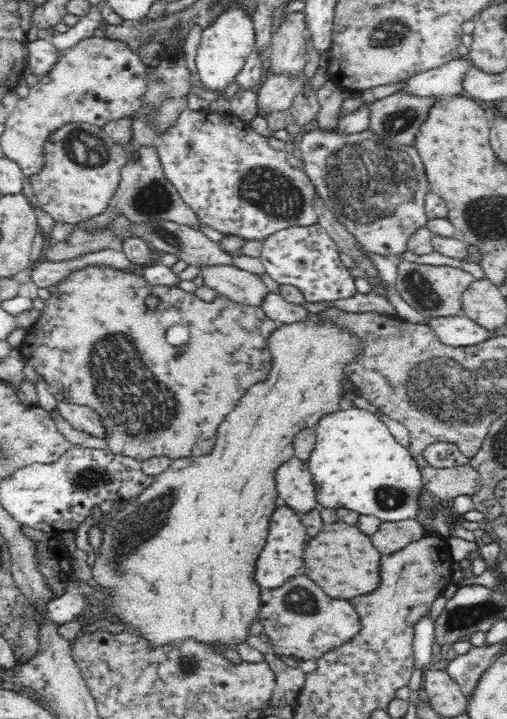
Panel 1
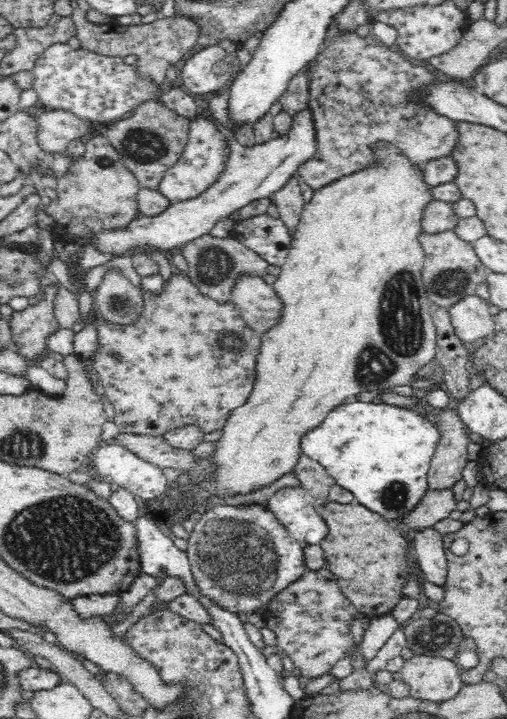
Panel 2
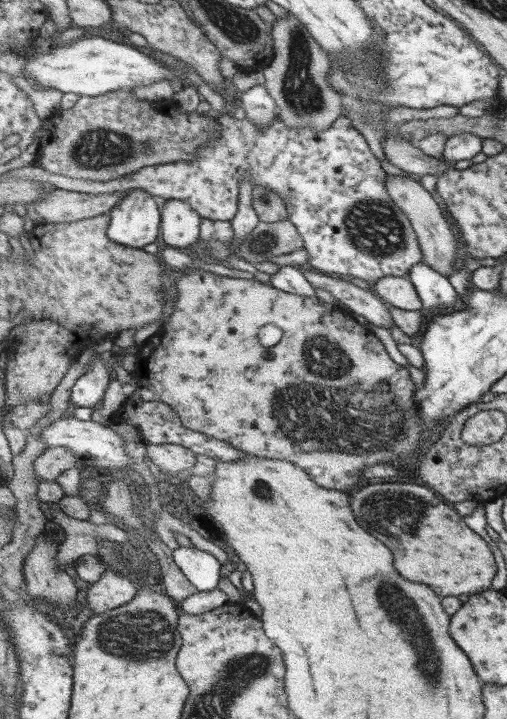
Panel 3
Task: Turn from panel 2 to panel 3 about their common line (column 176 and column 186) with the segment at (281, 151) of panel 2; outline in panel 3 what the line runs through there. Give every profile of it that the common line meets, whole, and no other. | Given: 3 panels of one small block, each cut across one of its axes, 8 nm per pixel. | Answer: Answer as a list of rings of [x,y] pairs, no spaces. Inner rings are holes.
[[[168,199],[162,208],[161,245],[189,251],[200,239],[202,216],[181,199]]]

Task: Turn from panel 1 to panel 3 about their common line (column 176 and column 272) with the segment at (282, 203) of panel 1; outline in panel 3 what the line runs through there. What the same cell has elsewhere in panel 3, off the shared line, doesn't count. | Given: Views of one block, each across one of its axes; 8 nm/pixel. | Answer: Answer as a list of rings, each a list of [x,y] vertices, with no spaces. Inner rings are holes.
[[[230,114],[216,115],[219,128],[219,136],[210,143],[198,148],[198,155],[194,161],[179,161],[142,168],[141,172],[124,176],[107,182],[95,182],[83,179],[71,178],[62,174],[50,173],[38,164],[30,164],[26,167],[6,172],[4,179],[18,179],[47,182],[56,189],[89,194],[113,194],[121,190],[145,189],[155,197],[165,199],[181,199],[187,201],[203,219],[230,221],[235,218],[239,210],[239,186],[241,180],[248,178],[252,186],[272,188],[288,206],[289,220],[295,224],[304,238],[304,248],[309,251],[308,263],[316,271],[332,276],[346,278],[356,277],[373,285],[385,276],[409,277],[413,266],[424,262],[424,254],[418,233],[414,229],[409,216],[394,201],[386,187],[389,174],[381,168],[379,158],[372,152],[368,140],[362,132],[352,124],[352,120],[342,114],[327,130],[320,131],[314,128],[301,127],[292,129],[279,116],[272,123],[261,130],[255,122],[245,116],[244,119],[234,118]],[[351,226],[357,226],[357,240],[353,240]]]

